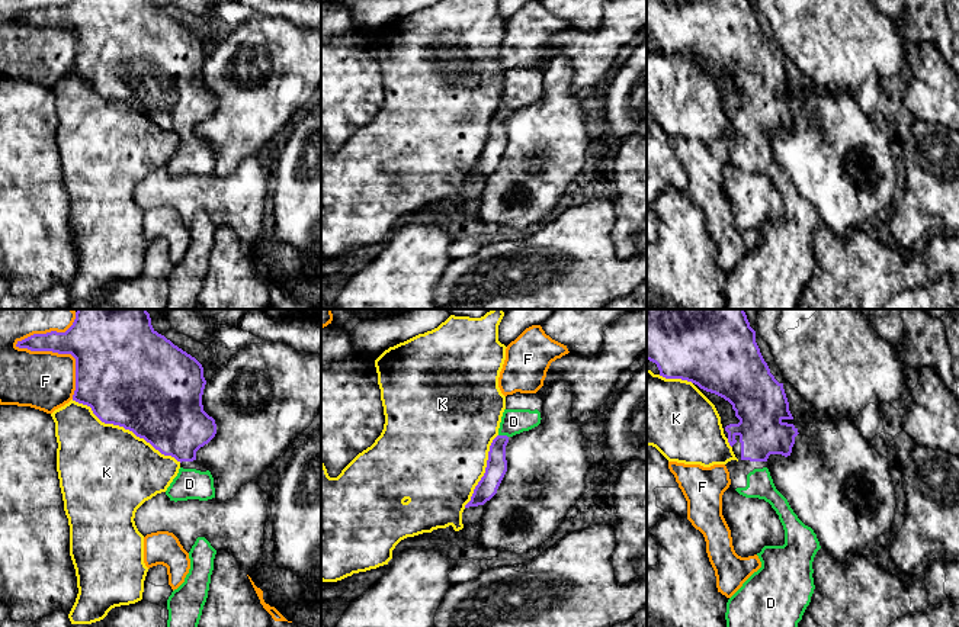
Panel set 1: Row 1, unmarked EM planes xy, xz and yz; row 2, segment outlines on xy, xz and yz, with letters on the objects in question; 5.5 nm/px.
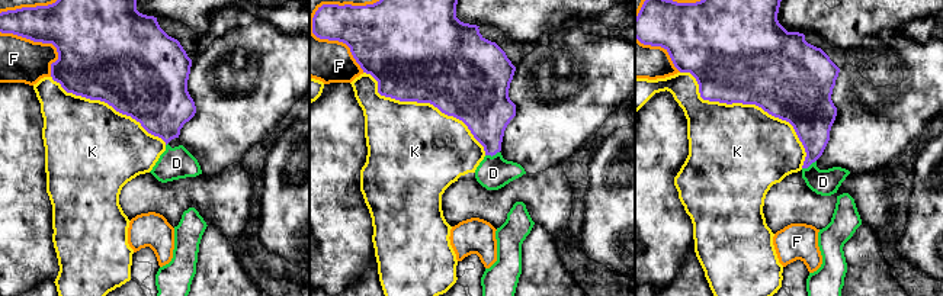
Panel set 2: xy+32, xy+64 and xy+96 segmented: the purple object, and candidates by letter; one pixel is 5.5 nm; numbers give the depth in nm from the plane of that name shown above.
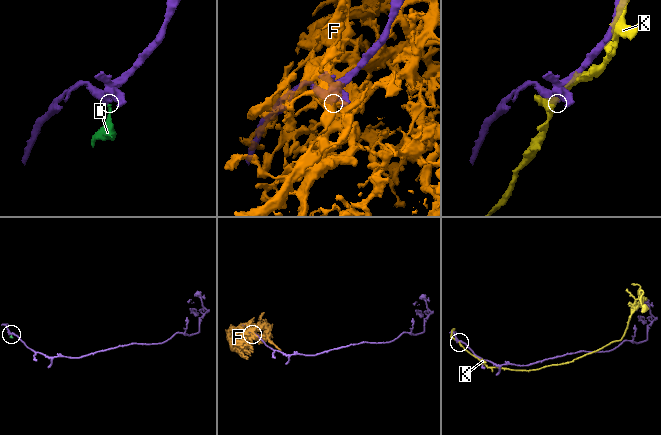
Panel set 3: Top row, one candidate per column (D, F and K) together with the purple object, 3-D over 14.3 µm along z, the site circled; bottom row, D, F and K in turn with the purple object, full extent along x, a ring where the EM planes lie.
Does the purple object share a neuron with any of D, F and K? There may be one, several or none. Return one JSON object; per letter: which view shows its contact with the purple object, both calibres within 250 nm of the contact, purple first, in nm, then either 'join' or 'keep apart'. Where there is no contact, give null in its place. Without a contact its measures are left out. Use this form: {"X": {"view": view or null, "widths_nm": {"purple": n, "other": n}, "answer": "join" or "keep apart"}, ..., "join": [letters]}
{"D": {"view": "xz", "widths_nm": {"purple": 120, "other": 140}, "answer": "join"}, "F": {"view": "xy", "widths_nm": {"purple": 360, "other": 320}, "answer": "keep apart"}, "K": {"view": "xy", "widths_nm": {"purple": 500, "other": 500}, "answer": "keep apart"}, "join": ["D"]}

